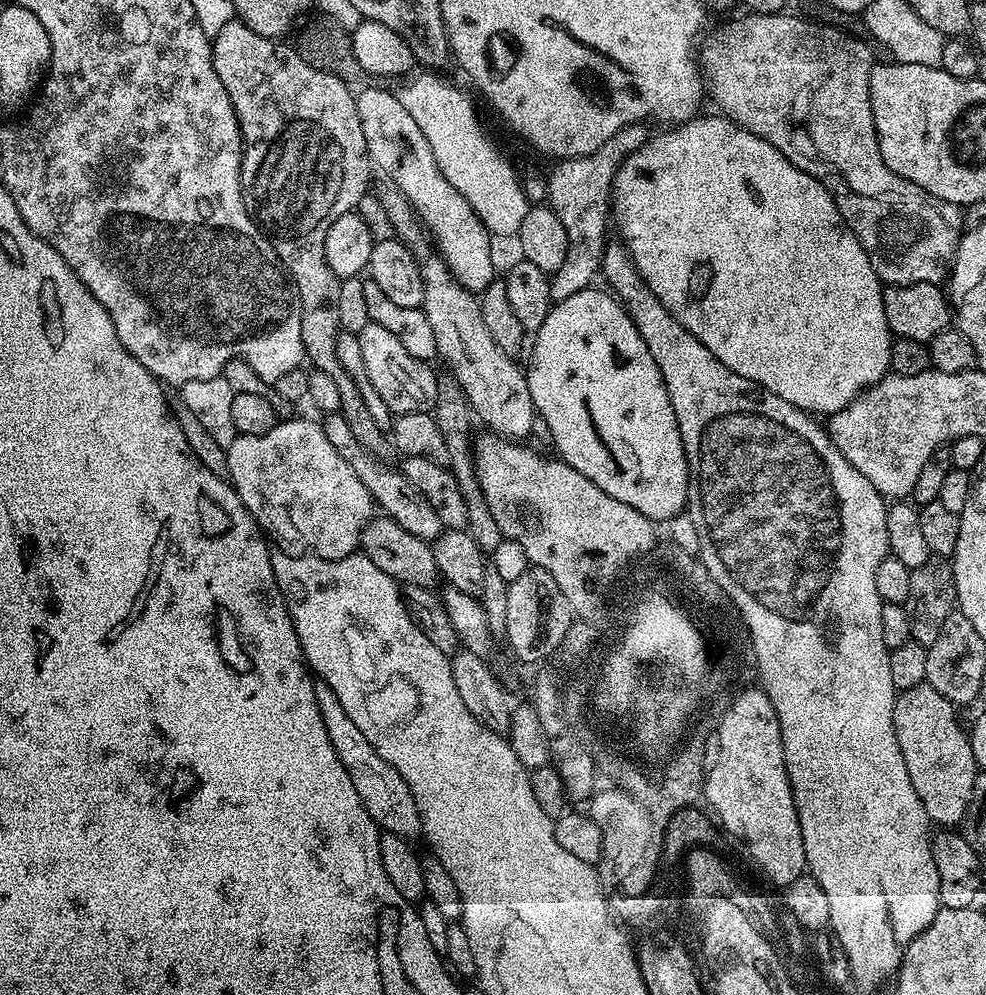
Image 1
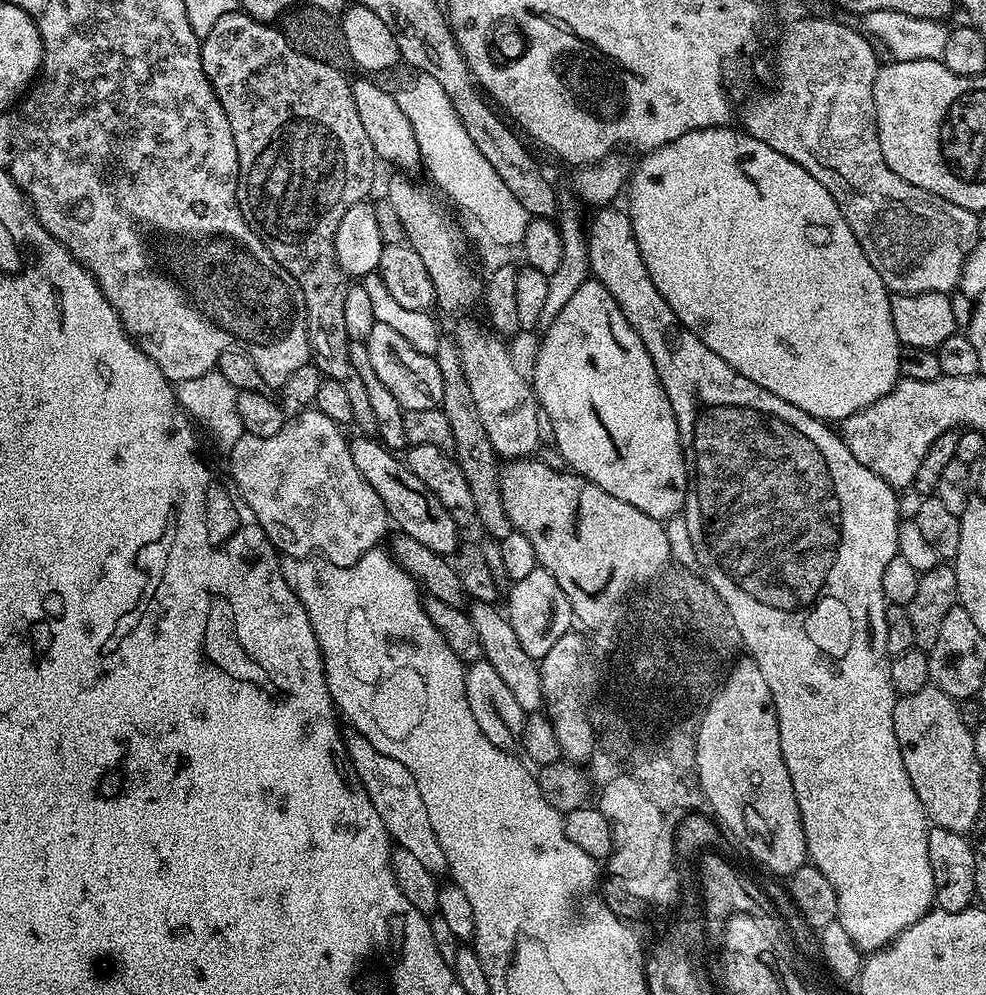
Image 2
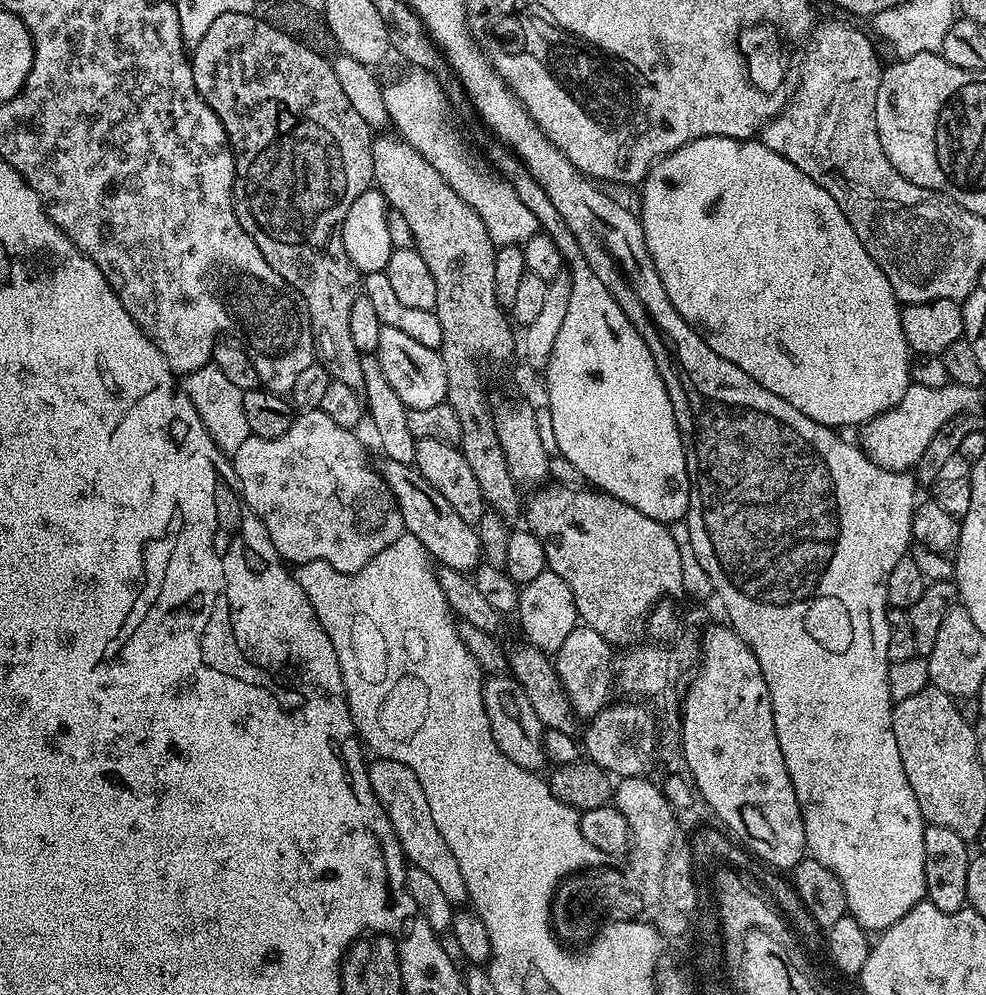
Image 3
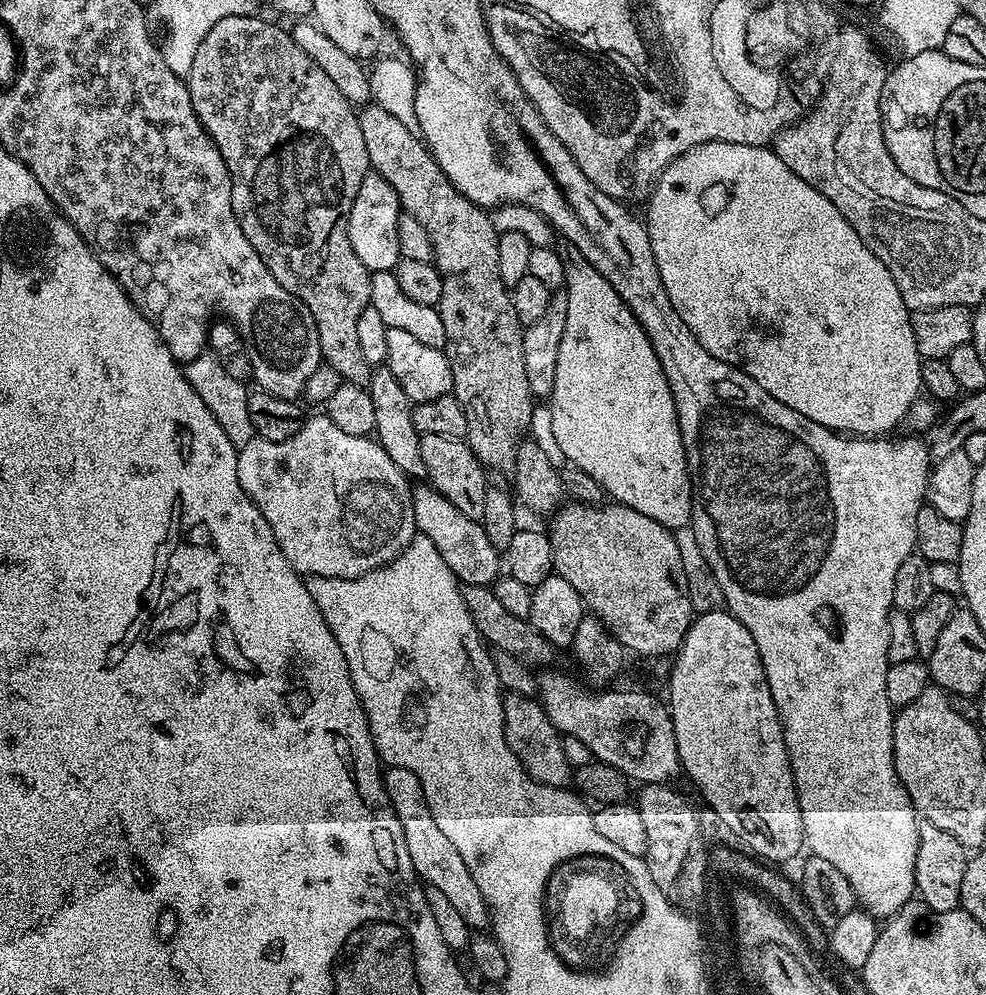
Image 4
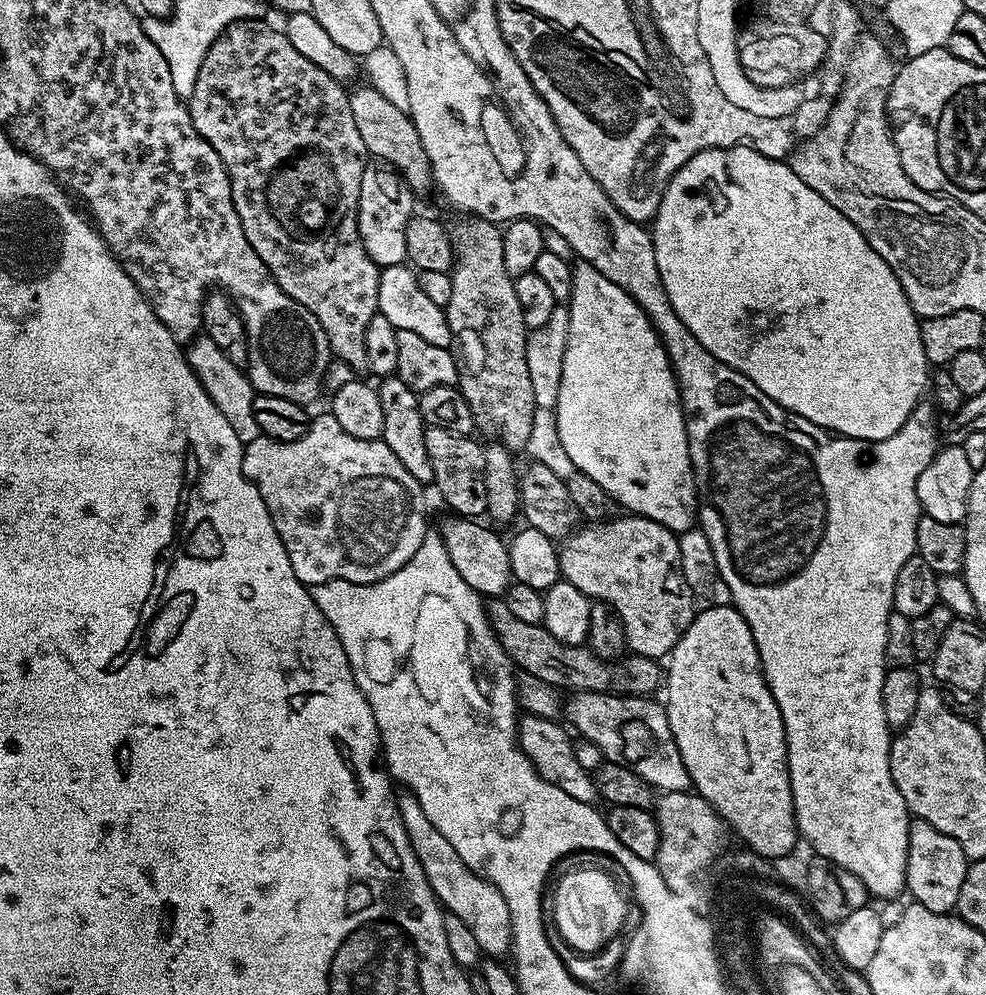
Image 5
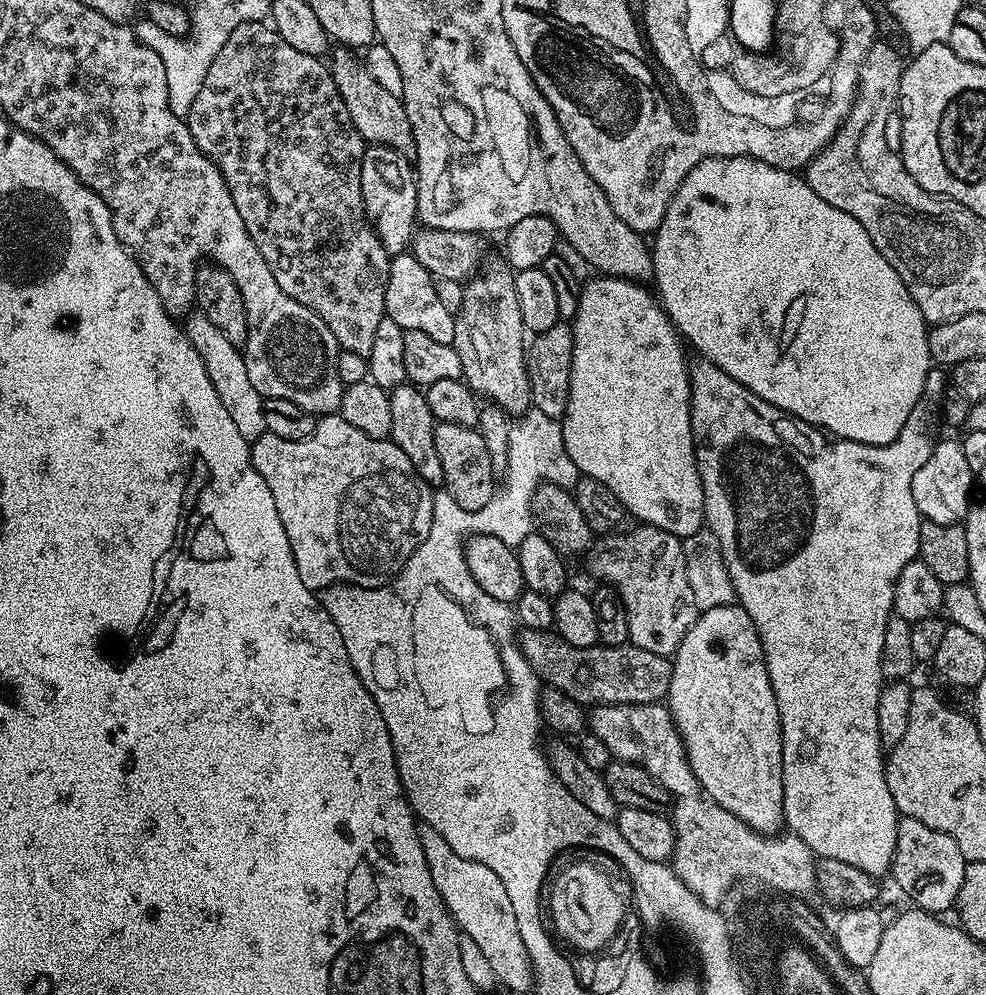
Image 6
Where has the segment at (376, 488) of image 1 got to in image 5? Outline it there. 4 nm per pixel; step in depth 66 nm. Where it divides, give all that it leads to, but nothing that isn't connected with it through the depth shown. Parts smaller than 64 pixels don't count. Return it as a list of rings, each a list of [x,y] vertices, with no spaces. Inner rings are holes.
[[[455,514],[449,515],[449,517],[444,525],[439,525],[438,531],[444,538],[444,545],[450,554],[450,560],[457,567],[458,574],[462,574],[466,586],[470,586],[484,598],[503,597],[509,586],[514,583],[505,537],[500,537],[495,532],[495,530],[497,531],[495,527],[489,526],[479,519]]]

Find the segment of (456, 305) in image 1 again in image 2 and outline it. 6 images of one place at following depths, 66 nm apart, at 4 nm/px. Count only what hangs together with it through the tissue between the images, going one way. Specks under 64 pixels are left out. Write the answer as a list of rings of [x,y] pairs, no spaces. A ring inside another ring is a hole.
[[[464,324],[457,330],[454,343],[460,354],[471,397],[481,416],[482,427],[489,435],[490,445],[497,457],[508,462],[523,460],[531,457],[542,444],[541,422],[538,420],[540,406],[525,373],[523,376],[516,369],[516,364],[504,345],[507,343],[487,327],[484,328],[479,328],[476,324]]]

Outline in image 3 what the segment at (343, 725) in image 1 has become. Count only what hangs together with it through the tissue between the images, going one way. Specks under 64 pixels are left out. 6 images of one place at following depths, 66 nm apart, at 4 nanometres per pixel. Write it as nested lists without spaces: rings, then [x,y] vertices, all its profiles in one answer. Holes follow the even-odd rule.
[[[379,758],[369,763],[368,773],[370,786],[374,786],[374,794],[394,826],[405,861],[411,867],[423,870],[440,887],[442,894],[450,898],[453,906],[463,905],[460,903],[468,900],[468,891],[466,881],[462,879],[462,869],[458,866],[458,858],[450,854],[446,838],[442,838],[442,834],[438,834],[438,826],[434,826],[434,814],[430,814],[430,802],[426,802],[426,793],[422,790],[422,782],[418,782],[418,774],[414,774],[410,766],[402,766],[402,762]]]

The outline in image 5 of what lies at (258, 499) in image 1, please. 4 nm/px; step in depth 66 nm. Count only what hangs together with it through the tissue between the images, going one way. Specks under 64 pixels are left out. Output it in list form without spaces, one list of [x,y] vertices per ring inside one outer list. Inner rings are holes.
[[[331,414],[311,421],[308,433],[297,440],[275,440],[266,435],[254,438],[244,446],[242,470],[266,502],[274,530],[290,554],[290,566],[298,574],[298,582],[321,584],[345,580],[355,584],[373,584],[394,574],[422,546],[422,538],[430,531],[428,508],[424,505],[425,485],[420,484],[398,462],[398,457],[383,438],[363,440],[346,434]]]

